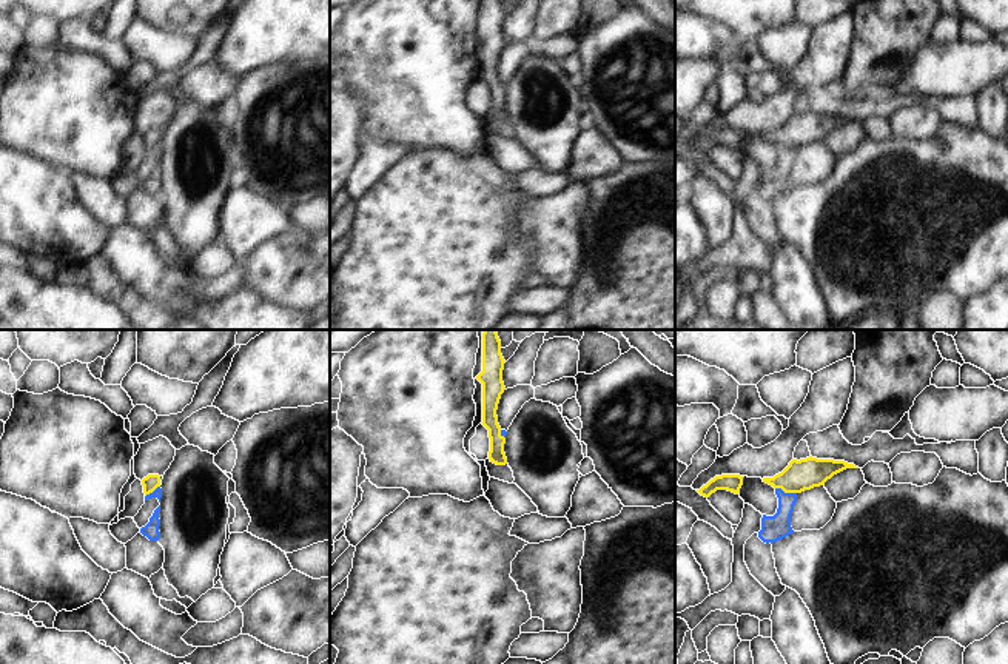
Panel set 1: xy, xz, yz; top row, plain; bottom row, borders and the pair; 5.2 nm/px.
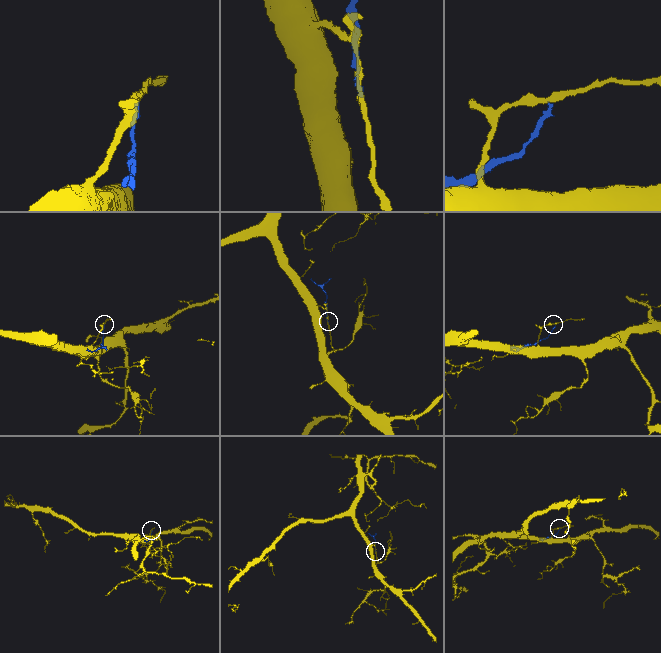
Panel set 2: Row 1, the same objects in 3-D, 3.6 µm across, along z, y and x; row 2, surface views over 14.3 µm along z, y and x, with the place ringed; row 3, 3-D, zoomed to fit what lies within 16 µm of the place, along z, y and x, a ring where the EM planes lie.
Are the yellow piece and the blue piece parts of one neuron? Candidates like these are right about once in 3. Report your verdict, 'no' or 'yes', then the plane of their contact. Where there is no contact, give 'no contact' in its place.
no | yz

